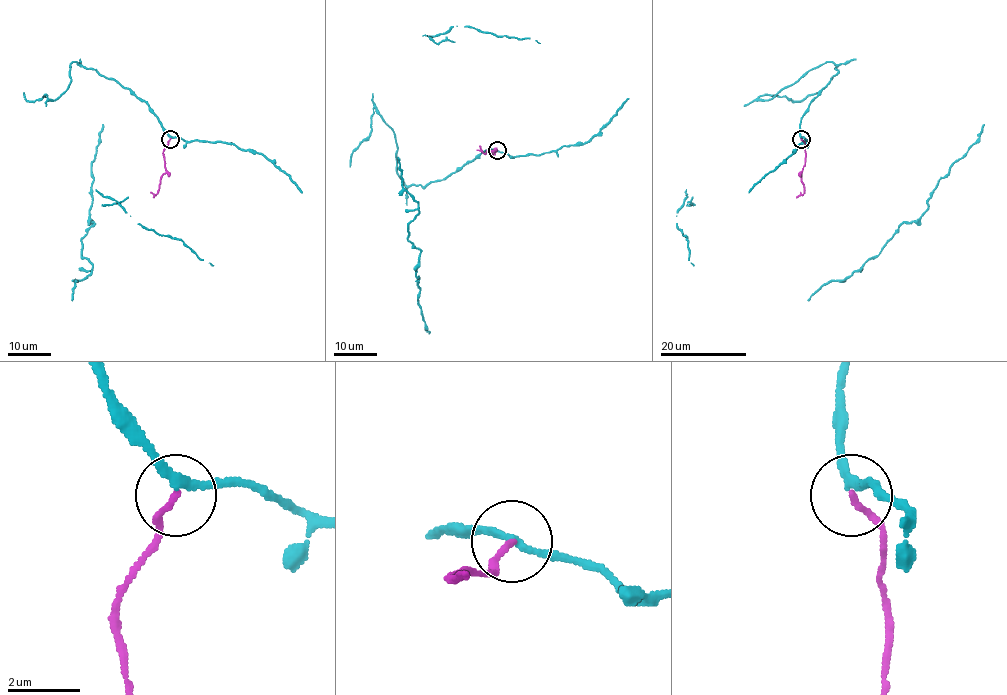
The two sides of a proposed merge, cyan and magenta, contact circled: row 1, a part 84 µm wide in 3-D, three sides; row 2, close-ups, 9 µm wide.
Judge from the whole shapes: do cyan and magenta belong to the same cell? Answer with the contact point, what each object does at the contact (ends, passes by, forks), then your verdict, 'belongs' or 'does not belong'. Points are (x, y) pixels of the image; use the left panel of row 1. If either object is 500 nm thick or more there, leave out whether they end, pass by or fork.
at (170, 139); cyan passes by; magenta ends there; does not belong

